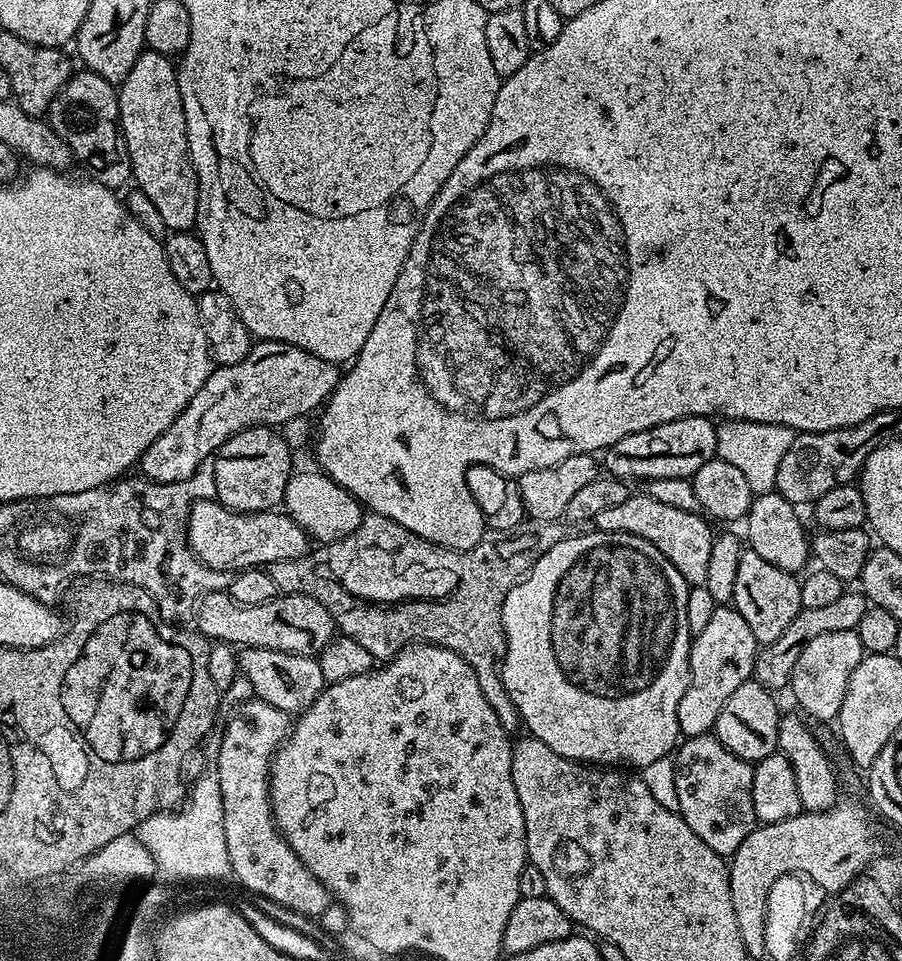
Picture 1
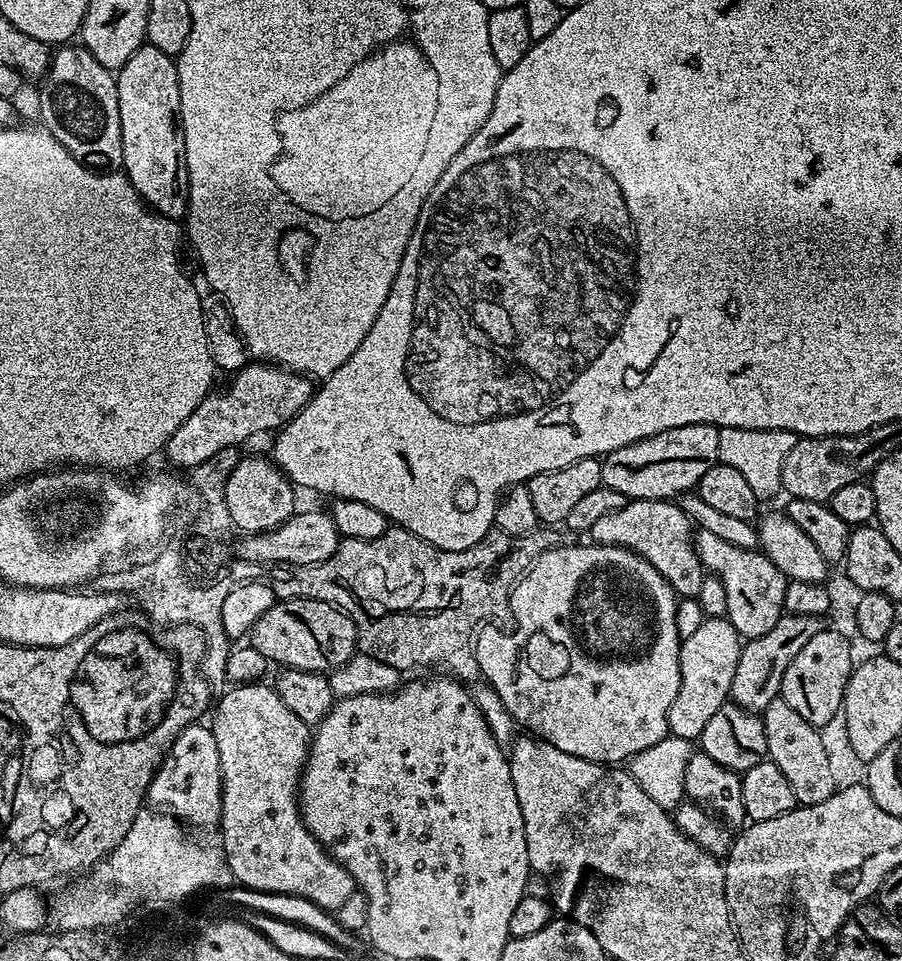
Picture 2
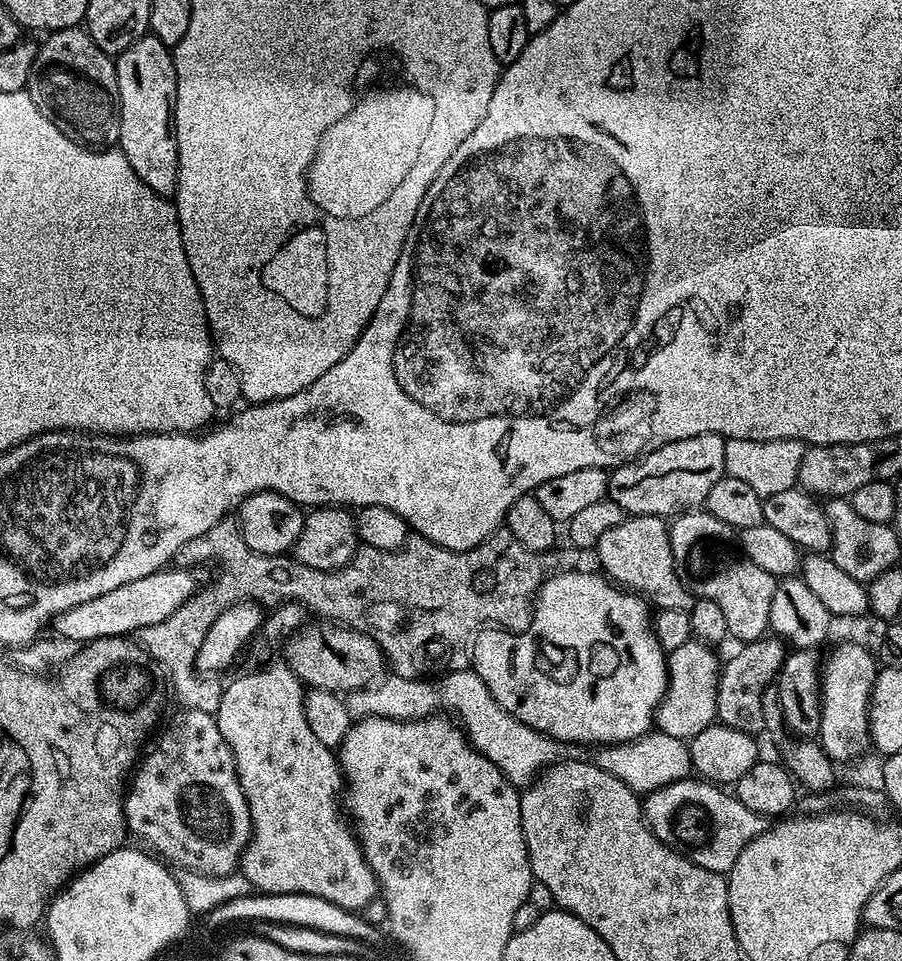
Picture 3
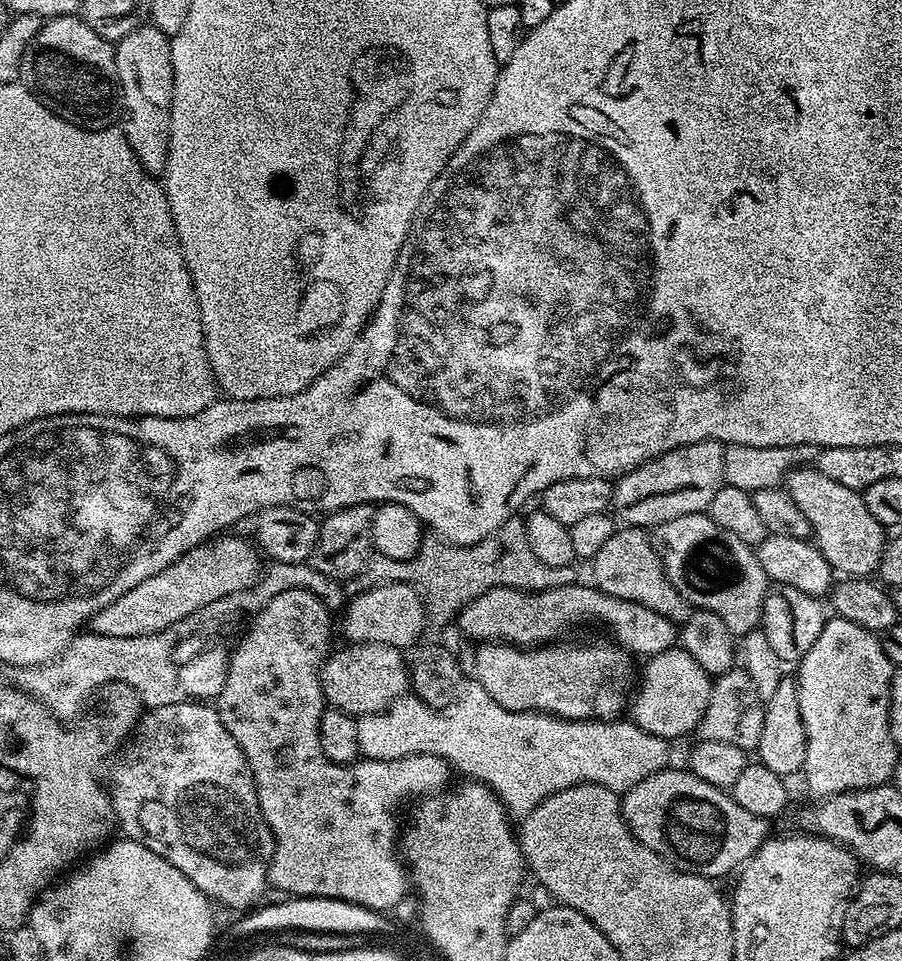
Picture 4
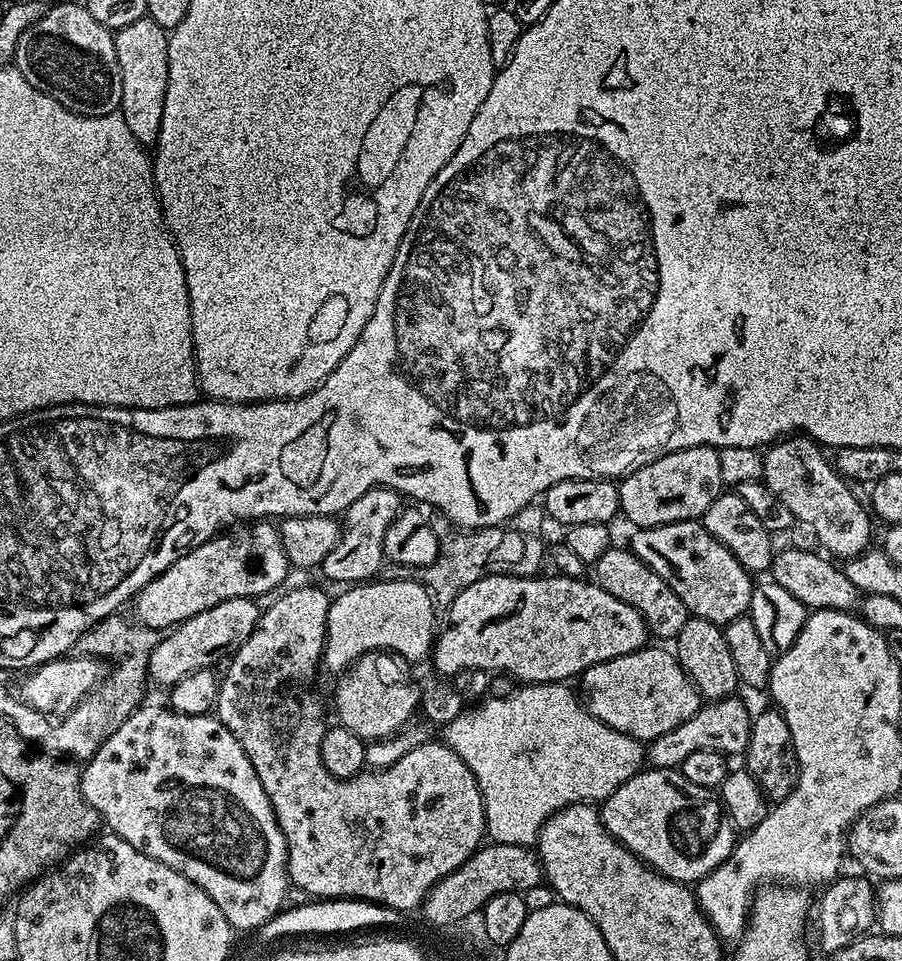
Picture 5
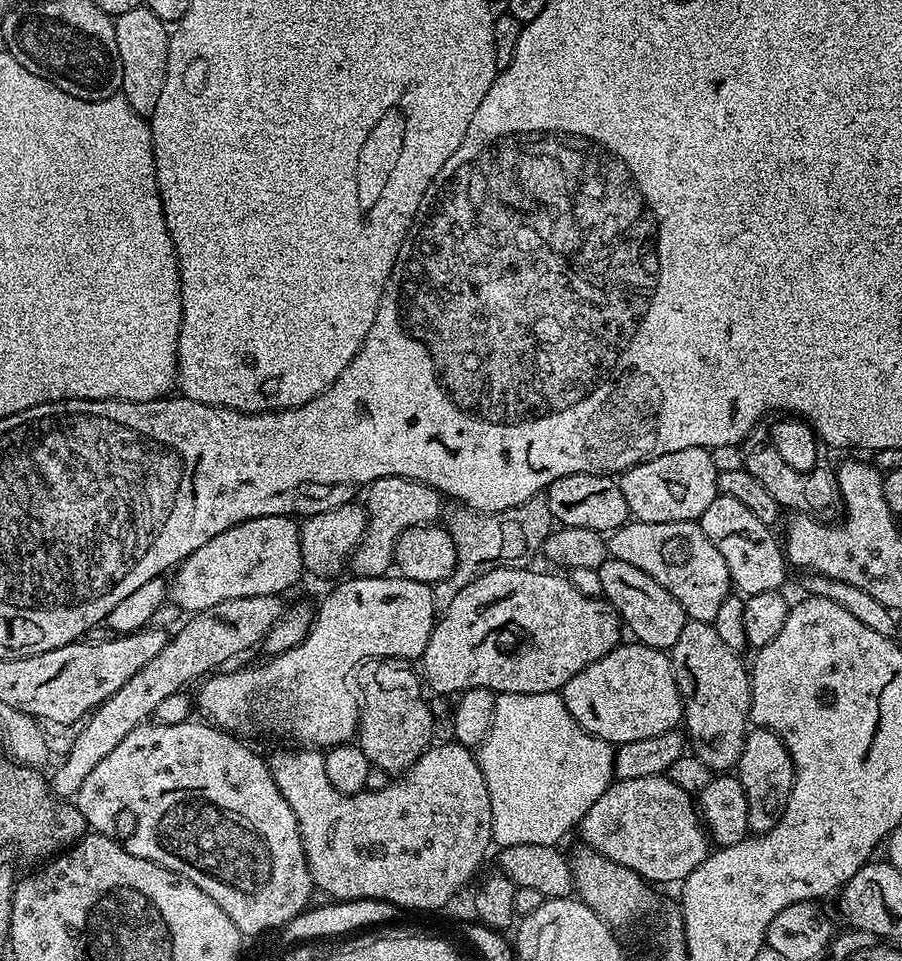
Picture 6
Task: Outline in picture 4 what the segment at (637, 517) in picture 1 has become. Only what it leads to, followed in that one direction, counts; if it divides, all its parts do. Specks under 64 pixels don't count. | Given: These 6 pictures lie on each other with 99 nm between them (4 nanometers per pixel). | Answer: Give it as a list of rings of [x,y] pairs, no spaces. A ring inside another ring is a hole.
[[[621,527],[602,545],[602,550],[592,557],[592,573],[596,576],[595,587],[610,594],[614,598],[622,598],[630,602],[638,602],[662,614],[662,618],[670,618],[670,622],[681,625],[690,618],[693,607],[678,589],[668,581],[660,555],[652,545],[649,533],[642,528]]]

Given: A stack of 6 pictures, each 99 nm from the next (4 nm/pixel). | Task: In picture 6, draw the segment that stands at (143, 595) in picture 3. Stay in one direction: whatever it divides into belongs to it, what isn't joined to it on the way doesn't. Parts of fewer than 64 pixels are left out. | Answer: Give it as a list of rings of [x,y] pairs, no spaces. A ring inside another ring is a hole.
[[[263,516],[262,518],[242,522],[238,526],[226,529],[222,534],[210,538],[210,542],[206,542],[206,546],[198,546],[198,550],[194,550],[194,554],[190,554],[185,560],[180,561],[174,575],[176,577],[170,580],[170,600],[173,600],[184,611],[184,614],[195,614],[202,610],[210,610],[210,606],[218,606],[218,602],[230,602],[230,598],[250,598],[258,594],[278,596],[287,593],[287,588],[294,587],[299,582],[300,576],[305,575],[304,563],[302,562],[302,546],[300,545],[300,524],[291,516]]]

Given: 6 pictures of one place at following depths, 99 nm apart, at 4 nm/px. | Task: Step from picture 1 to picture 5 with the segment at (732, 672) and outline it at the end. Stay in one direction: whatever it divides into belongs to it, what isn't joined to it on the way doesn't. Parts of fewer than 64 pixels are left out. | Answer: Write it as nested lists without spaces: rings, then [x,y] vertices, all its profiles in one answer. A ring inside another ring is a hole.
[[[645,646],[631,652],[622,654],[618,658],[610,658],[601,664],[590,666],[583,674],[582,683],[584,683],[583,703],[586,705],[590,714],[598,718],[606,726],[618,730],[627,736],[633,736],[636,740],[647,742],[658,738],[662,734],[670,734],[682,722],[696,715],[696,711],[702,707],[702,697],[700,691],[696,688],[696,683],[684,672],[679,660],[667,647],[656,646],[652,648]]]

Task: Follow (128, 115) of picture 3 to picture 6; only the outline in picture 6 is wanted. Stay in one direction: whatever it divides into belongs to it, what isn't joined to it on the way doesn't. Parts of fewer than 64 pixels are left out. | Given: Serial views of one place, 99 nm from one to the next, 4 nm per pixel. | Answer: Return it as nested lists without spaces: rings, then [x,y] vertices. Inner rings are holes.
[[[146,6],[126,10],[126,14],[115,17],[118,58],[122,62],[122,86],[120,92],[130,102],[130,106],[139,116],[151,117],[158,98],[162,95],[162,86],[166,82],[168,65],[168,38],[170,28]]]

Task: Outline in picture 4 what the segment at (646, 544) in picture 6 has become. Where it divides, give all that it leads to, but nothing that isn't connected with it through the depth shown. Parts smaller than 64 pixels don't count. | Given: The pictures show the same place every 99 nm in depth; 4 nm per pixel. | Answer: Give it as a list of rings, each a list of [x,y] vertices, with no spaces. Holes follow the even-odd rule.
[[[703,512],[686,514],[682,518],[670,518],[670,522],[662,522],[651,529],[650,539],[656,553],[660,555],[668,581],[680,591],[682,598],[686,598],[693,609],[705,608],[718,614],[718,618],[726,622],[726,627],[737,638],[743,638],[748,632],[761,627],[762,606],[770,581],[766,570],[762,570],[758,562],[753,545],[742,542],[742,538],[730,534],[730,530],[718,526]]]

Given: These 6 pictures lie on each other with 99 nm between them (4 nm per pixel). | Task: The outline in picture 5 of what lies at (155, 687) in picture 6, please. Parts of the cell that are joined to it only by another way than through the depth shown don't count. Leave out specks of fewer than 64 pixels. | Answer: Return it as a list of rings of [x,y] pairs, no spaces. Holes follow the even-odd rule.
[[[226,598],[226,602],[218,602],[218,606],[210,606],[210,610],[202,610],[202,614],[194,614],[194,618],[186,618],[165,631],[148,659],[149,681],[171,686],[186,678],[186,674],[212,668],[220,659],[236,652],[258,622],[262,608],[256,604],[259,603],[252,598]]]

